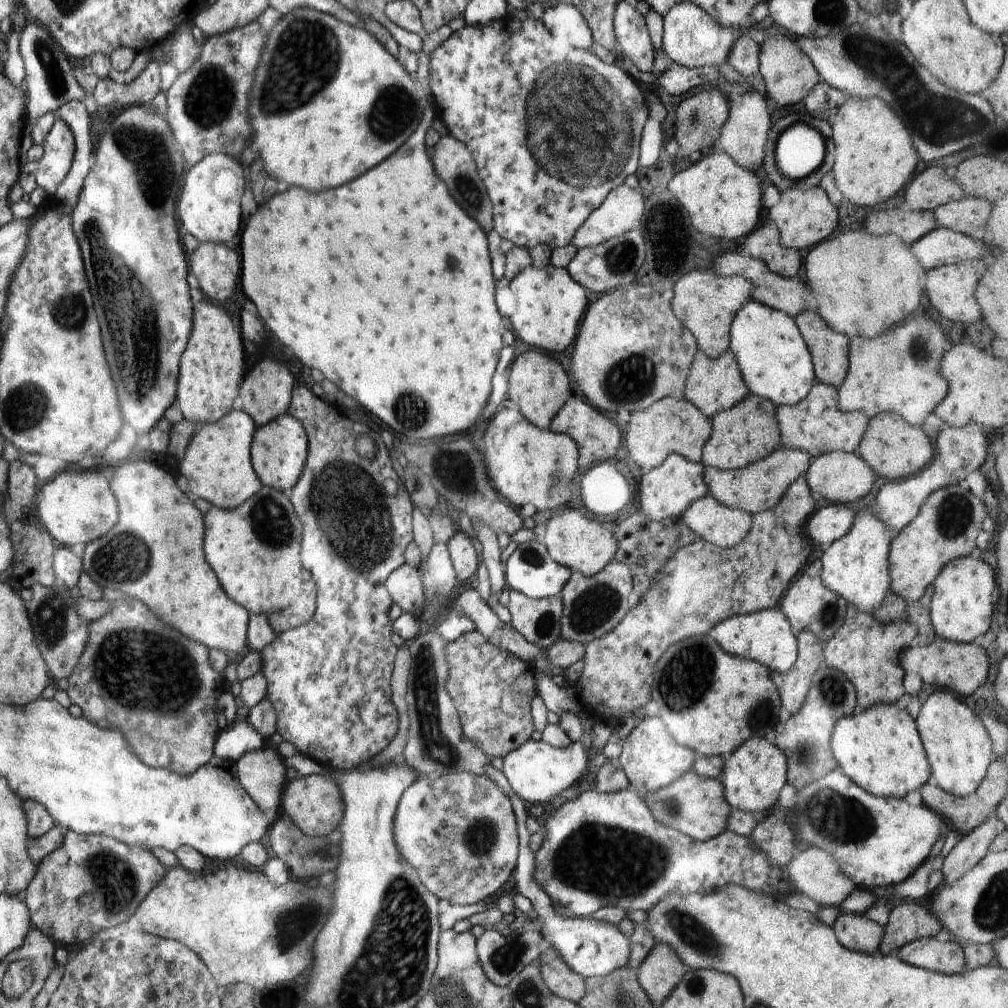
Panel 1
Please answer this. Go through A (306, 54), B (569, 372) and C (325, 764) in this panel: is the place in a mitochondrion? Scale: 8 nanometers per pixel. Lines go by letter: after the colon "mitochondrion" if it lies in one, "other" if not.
A: mitochondrion
B: other
C: other

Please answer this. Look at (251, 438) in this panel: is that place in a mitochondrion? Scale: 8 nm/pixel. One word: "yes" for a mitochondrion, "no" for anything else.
no

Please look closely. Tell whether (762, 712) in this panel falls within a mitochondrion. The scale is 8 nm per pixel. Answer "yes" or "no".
yes

